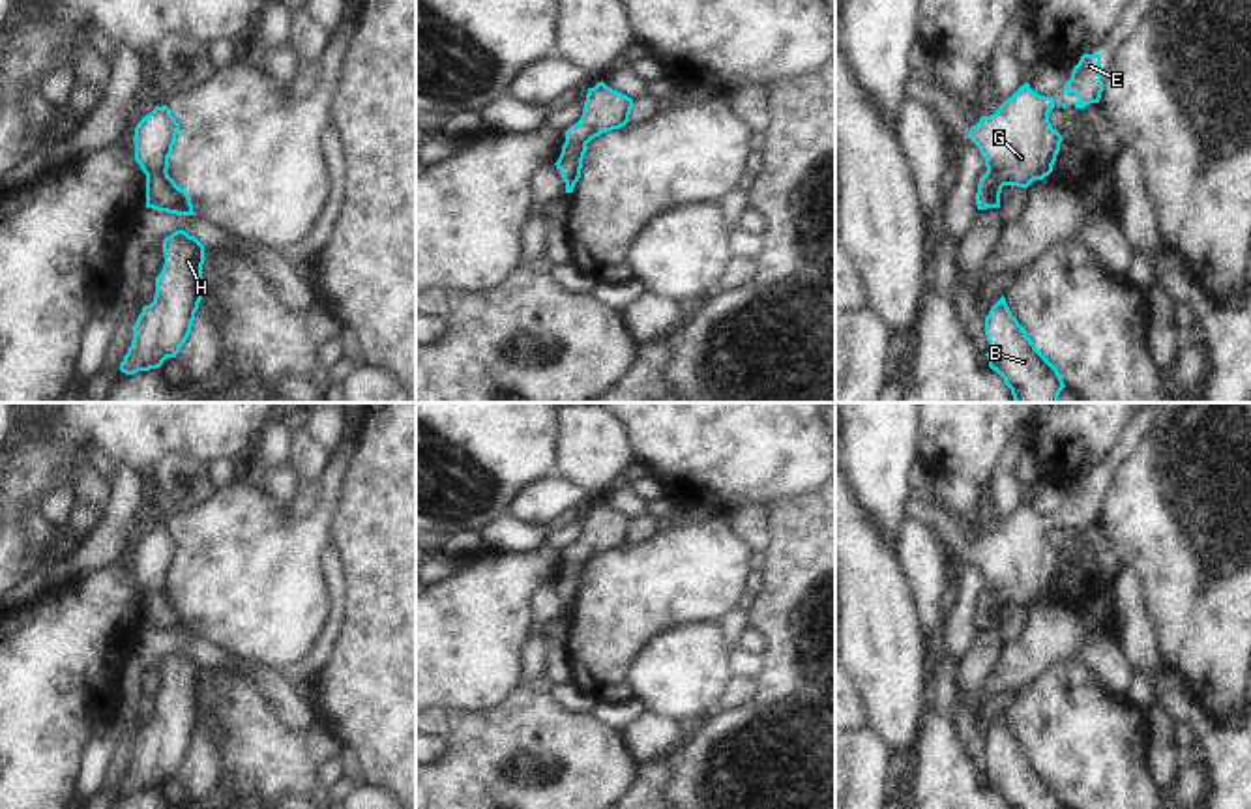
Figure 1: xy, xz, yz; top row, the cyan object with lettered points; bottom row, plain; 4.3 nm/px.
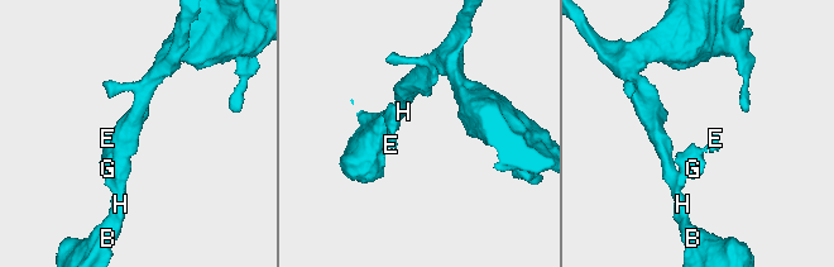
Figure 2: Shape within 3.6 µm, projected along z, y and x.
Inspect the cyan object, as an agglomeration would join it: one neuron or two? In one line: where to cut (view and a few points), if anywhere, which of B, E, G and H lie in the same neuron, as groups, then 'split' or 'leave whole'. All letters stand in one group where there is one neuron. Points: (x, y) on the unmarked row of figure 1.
xy (167, 592), (147, 598) | B H / E G | split

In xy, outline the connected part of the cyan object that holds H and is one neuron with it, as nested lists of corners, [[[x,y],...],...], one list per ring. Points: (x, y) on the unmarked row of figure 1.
[[[176,650],[163,659],[163,672],[154,721],[142,727],[120,783],[125,794],[157,788],[167,777],[176,777],[202,719],[204,665],[185,650]]]

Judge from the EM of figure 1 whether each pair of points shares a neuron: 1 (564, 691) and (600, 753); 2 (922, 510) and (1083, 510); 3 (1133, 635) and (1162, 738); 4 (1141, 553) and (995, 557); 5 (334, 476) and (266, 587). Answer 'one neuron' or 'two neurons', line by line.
1: two neurons
2: one neuron
3: one neuron
4: two neurons
5: one neuron

